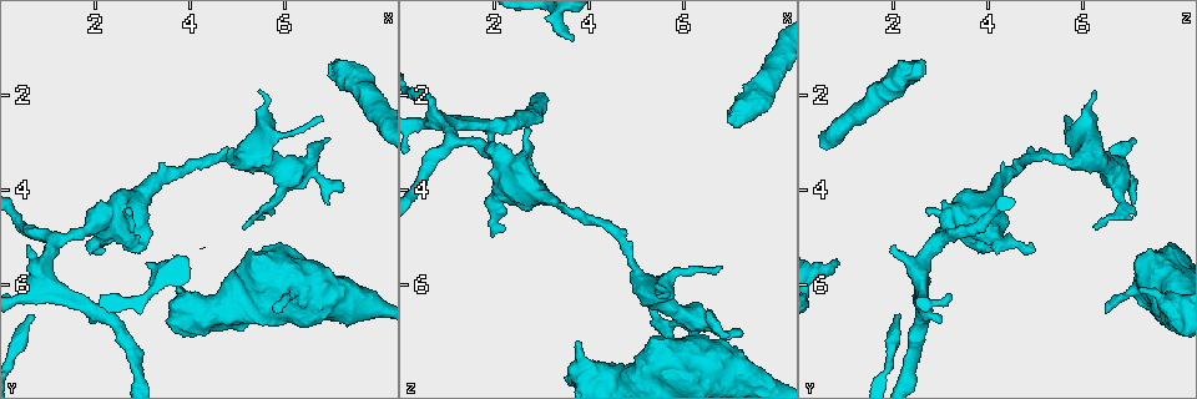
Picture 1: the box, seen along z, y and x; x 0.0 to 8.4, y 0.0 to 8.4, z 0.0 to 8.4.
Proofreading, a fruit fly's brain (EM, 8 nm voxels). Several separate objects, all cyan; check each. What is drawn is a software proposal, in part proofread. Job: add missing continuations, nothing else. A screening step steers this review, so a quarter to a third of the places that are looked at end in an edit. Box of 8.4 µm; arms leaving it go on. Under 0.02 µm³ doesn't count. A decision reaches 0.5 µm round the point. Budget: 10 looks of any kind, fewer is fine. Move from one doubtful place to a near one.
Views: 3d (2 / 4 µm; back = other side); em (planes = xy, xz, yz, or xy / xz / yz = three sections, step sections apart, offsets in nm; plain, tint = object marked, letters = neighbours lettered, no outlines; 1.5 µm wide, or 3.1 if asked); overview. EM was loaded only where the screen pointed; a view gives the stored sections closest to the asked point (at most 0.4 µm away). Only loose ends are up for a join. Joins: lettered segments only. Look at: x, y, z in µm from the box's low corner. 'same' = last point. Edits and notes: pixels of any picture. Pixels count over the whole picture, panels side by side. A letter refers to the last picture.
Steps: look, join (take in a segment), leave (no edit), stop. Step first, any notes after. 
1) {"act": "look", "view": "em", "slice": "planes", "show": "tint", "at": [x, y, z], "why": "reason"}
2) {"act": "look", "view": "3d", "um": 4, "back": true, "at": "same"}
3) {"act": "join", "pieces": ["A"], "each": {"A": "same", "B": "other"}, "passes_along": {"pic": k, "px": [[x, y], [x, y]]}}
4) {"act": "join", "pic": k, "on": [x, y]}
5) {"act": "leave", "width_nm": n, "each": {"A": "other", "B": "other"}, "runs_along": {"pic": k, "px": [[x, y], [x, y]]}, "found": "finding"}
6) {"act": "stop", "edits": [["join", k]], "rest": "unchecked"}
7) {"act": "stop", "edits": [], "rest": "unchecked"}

{"act": "look", "view": "3d", "um": 2, "at": [3.80, 6.05, 7.15], "why": "thick end"}

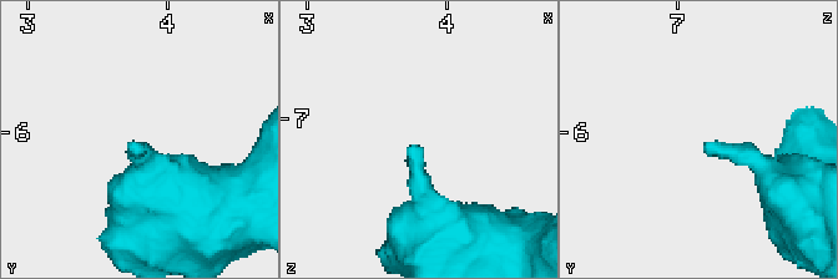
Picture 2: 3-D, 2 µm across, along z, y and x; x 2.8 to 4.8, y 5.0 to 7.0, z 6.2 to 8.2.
{"act": "look", "view": "em", "um": 3.1, "slice": "planes", "show": "letters", "at": [3.78, 6.08, 7.18]}

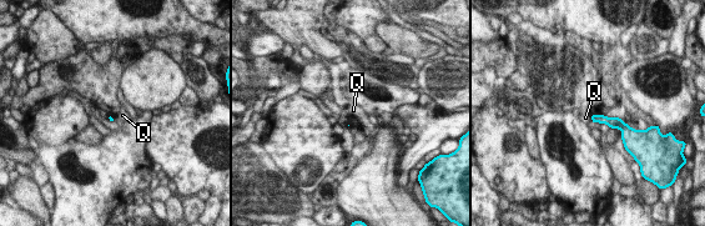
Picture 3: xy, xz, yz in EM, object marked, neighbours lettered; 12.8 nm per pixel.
{"act": "leave", "longest_contact_nm": ["Q", 80], "each": {"Q": "other"}, "found": "no lettered segment goes on from it"}

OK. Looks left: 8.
{"act": "look", "view": "em", "slice": "planes", "show": "letters", "at": [5.45, 1.90, 6.25]}

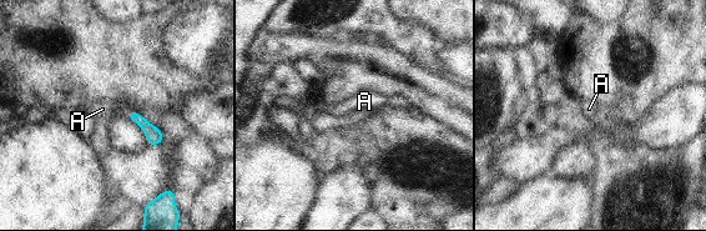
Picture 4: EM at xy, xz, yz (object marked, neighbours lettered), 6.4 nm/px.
{"act": "leave", "each": {"A": "other"}, "border": {"pic": 4, "px": [[132, 110], [125, 114]]}, "found": "none of them fits"}

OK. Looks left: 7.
{"act": "look", "view": "3d", "um": 4, "back": true, "at": [7.10, 1.30, 2.65], "why": "free end"}

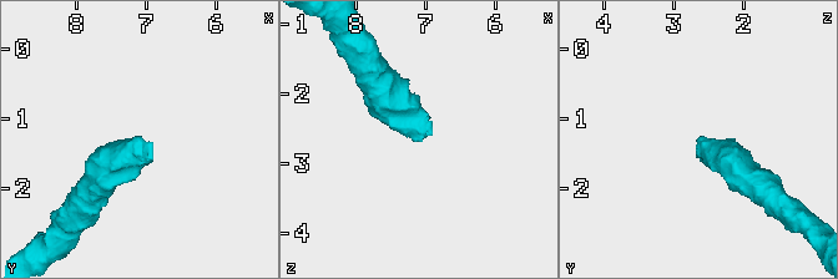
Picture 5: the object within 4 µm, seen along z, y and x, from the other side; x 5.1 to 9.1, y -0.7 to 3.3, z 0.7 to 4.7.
{"act": "look", "view": "em", "slice": "planes", "show": "plain", "at": [7.10, 1.25, 2.65]}

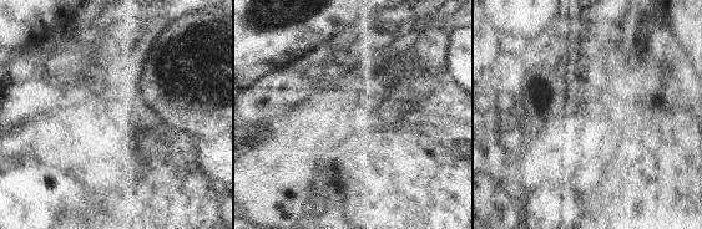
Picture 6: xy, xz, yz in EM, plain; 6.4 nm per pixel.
{"act": "look", "view": "em", "slice": "planes", "show": "letters", "at": "same"}

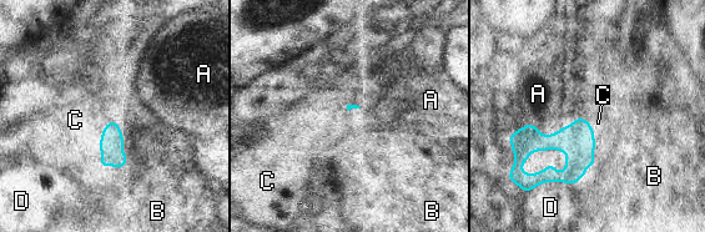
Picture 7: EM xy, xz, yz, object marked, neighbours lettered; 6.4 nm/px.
{"act": "join", "pic": 7, "on": [598, 122], "longest_contact_nm": ["C", 380], "each": {"A": "other", "B": "other", "C": "same", "D": "other"}, "found": "the cell continues"}

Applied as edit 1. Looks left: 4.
{"act": "look", "view": "overview", "why": "redraw"}

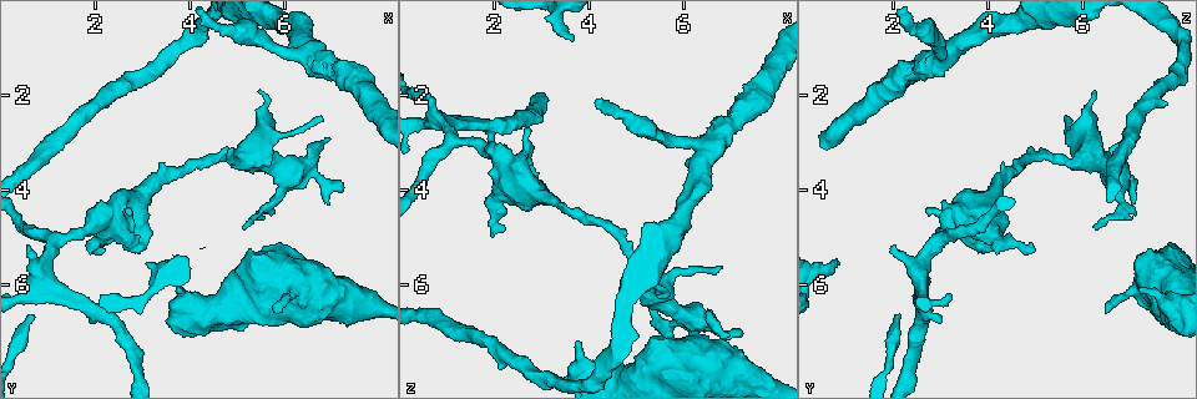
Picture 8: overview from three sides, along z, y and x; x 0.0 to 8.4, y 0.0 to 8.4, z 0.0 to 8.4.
{"act": "look", "view": "em", "slice": "xz", "step": 8, "show": "letters", "at": [0.55, 5.20, 2.00], "why": "branch stops here"}

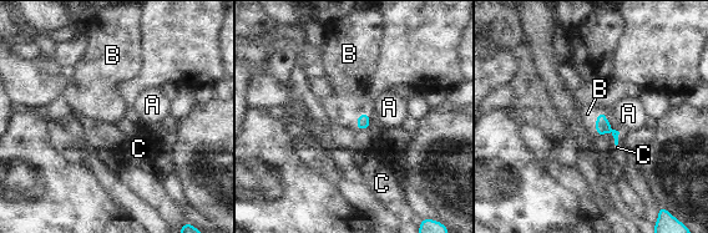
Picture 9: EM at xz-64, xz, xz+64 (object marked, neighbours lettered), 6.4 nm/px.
{"act": "look", "view": "em", "slice": "planes", "show": "letters", "at": "same", "why": "cut it another way"}

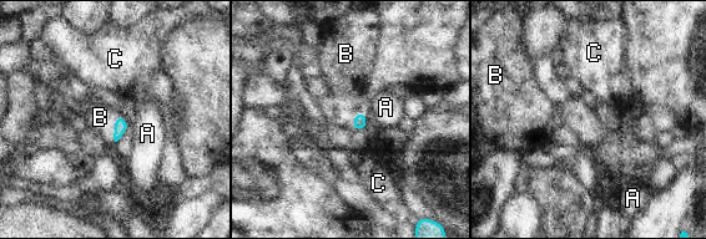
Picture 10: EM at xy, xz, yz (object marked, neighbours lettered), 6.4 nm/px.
{"act": "join", "pic": 10, "on": [100, 117], "each": {"A": "other", "B": "same", "C": "other"}, "passes_along": {"pic": 10, "px": [[120, 123], [115, 127], [100, 117]]}, "found": "it goes on there"}

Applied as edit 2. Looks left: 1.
{"act": "stop", "edits": [["join", 7], ["join", 10]], "rest": "unchecked"}

